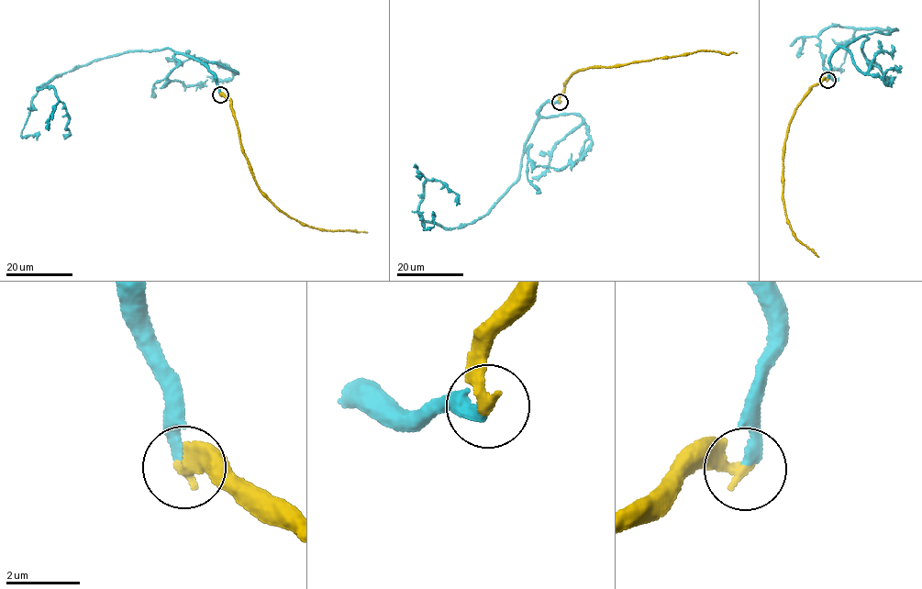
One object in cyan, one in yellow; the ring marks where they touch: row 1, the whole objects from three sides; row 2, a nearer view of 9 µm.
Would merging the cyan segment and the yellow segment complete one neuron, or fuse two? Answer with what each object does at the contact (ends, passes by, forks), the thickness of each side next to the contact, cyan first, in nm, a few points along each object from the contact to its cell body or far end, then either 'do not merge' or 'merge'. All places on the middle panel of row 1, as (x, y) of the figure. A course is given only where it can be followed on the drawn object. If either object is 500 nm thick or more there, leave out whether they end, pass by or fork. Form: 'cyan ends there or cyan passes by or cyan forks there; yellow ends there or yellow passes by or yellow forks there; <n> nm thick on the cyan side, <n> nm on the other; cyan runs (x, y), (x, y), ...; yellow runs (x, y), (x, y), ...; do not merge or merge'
cyan ends there; yellow ends there; 320 nm thick on the cyan side, 360 nm on the other; cyan runs (560, 102), (538, 112), (519, 175), (485, 215), (457, 227), (426, 222), (426, 182), (448, 185), (456, 205); yellow runs (560, 102), (560, 94), (572, 74), (592, 67), (618, 67), (695, 51), (737, 53); merge

